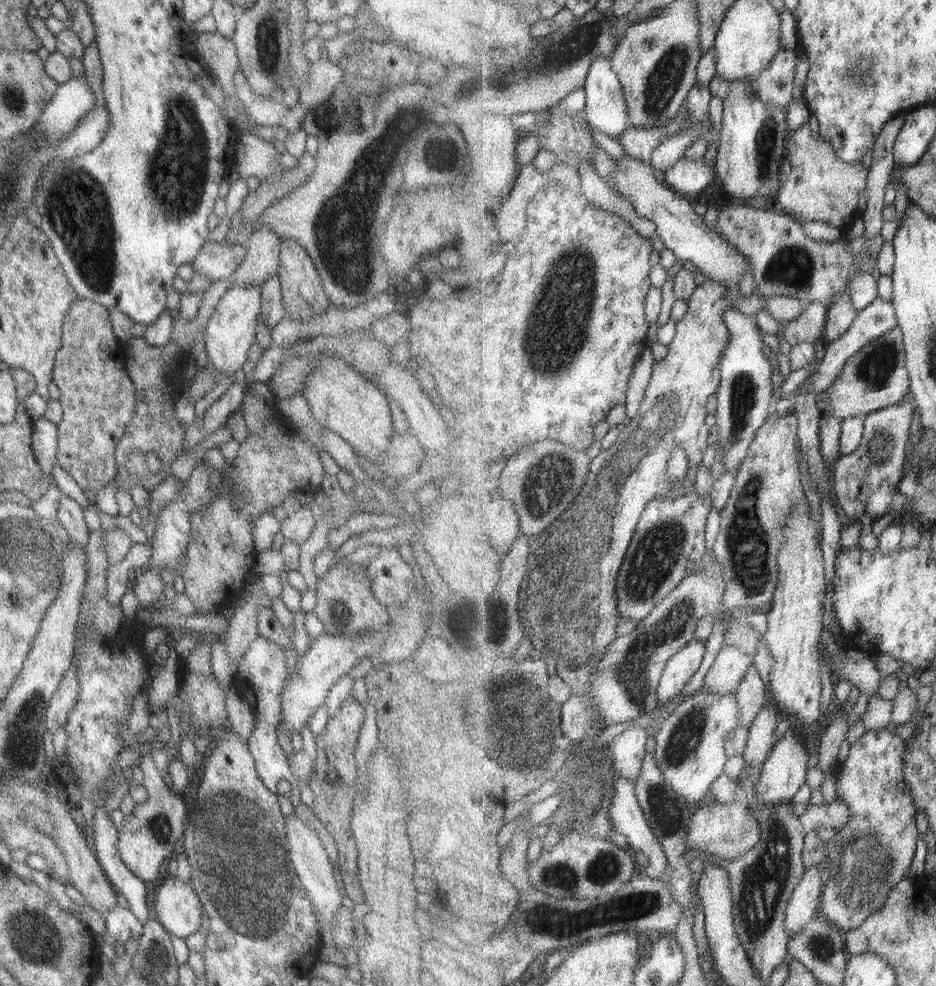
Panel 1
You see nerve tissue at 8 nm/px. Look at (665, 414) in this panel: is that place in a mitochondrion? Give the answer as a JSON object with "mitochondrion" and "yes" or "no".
{"mitochondrion":"yes"}

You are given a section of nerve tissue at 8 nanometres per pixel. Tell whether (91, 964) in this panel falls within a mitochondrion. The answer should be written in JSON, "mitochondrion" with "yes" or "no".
{"mitochondrion":"no"}

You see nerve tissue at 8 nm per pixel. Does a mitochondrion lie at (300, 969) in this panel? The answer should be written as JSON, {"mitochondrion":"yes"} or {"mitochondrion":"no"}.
{"mitochondrion":"no"}

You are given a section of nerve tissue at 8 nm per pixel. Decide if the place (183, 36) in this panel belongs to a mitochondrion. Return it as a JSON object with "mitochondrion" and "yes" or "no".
{"mitochondrion":"no"}

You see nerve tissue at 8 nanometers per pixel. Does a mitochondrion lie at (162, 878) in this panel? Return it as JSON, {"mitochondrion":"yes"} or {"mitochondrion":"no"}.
{"mitochondrion":"no"}

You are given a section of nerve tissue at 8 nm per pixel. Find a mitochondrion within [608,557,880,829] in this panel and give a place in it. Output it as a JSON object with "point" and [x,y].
{"point":[633,670]}

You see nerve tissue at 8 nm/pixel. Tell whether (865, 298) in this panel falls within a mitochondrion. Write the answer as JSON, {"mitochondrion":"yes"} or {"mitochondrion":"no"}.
{"mitochondrion":"no"}

